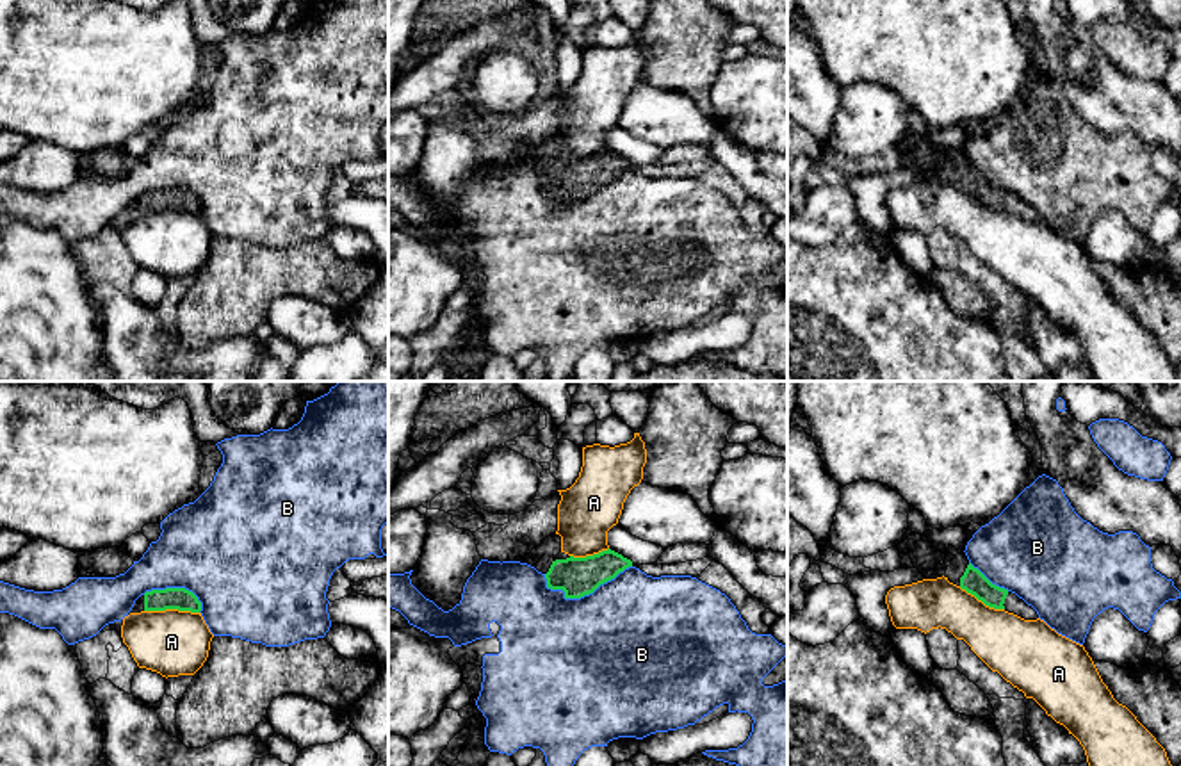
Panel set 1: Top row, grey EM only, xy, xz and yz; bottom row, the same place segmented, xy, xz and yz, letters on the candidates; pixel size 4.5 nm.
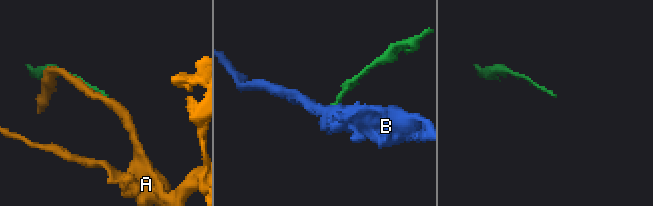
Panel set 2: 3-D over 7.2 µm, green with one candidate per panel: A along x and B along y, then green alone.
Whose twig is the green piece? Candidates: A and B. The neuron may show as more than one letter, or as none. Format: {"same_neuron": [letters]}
{"same_neuron": []}

